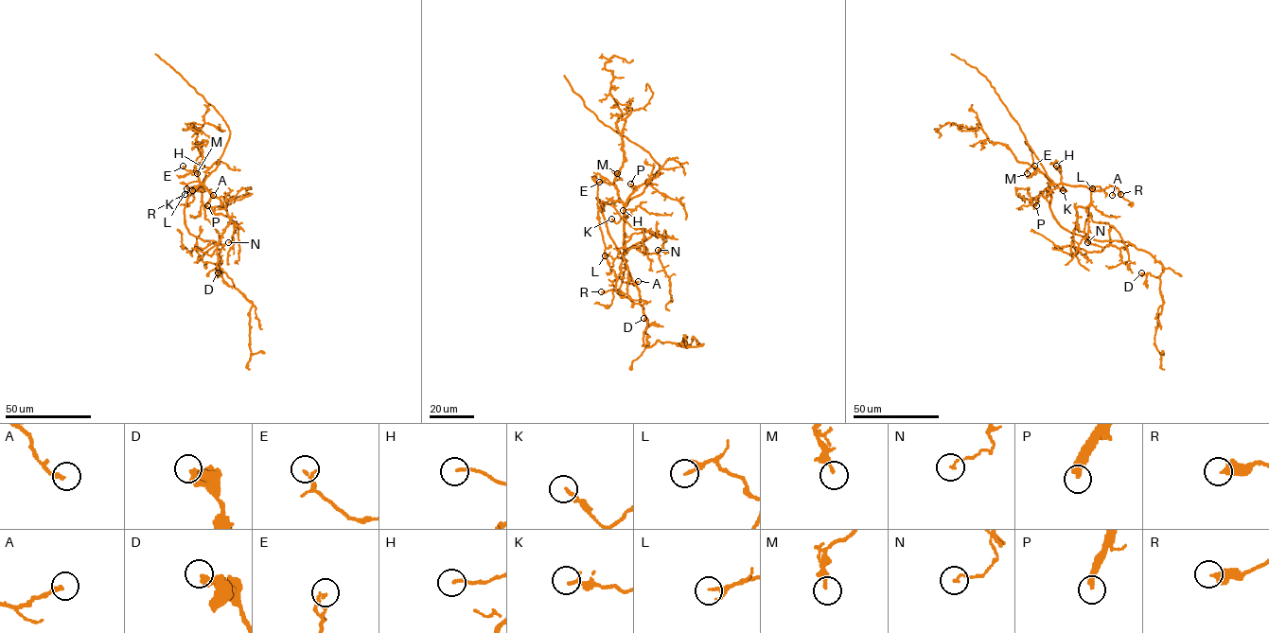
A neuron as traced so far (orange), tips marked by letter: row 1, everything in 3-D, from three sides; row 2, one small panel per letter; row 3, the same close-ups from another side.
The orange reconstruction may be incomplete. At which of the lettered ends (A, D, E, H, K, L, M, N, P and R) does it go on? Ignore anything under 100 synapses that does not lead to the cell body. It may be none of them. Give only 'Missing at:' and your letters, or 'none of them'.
Missing at: P

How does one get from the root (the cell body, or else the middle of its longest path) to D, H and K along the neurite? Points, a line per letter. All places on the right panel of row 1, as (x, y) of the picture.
D: (1059, 223), (1072, 233), (1096, 240), (1129, 241), (1148, 252), (1162, 266), (1159, 276), (1141, 272)
H: (1059, 223), (1050, 209), (1048, 192), (1049, 184), (1061, 181), (1061, 171), (1056, 166)
K: (1059, 223), (1049, 206), (1048, 184), (1062, 184), (1063, 189), (1066, 191), (1063, 190)

